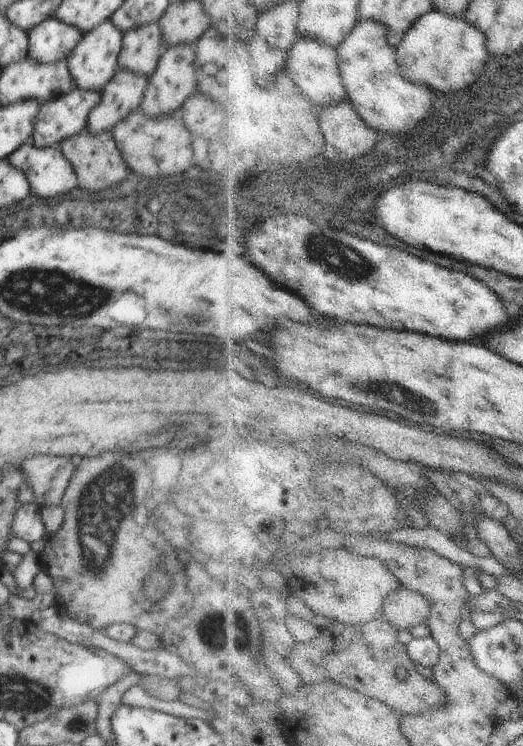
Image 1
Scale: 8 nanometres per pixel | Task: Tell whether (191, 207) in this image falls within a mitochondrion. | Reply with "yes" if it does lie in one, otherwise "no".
yes

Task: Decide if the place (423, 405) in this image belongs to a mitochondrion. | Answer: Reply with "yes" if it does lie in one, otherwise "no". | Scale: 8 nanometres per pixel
yes

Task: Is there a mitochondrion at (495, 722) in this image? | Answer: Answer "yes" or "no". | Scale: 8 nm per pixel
no

